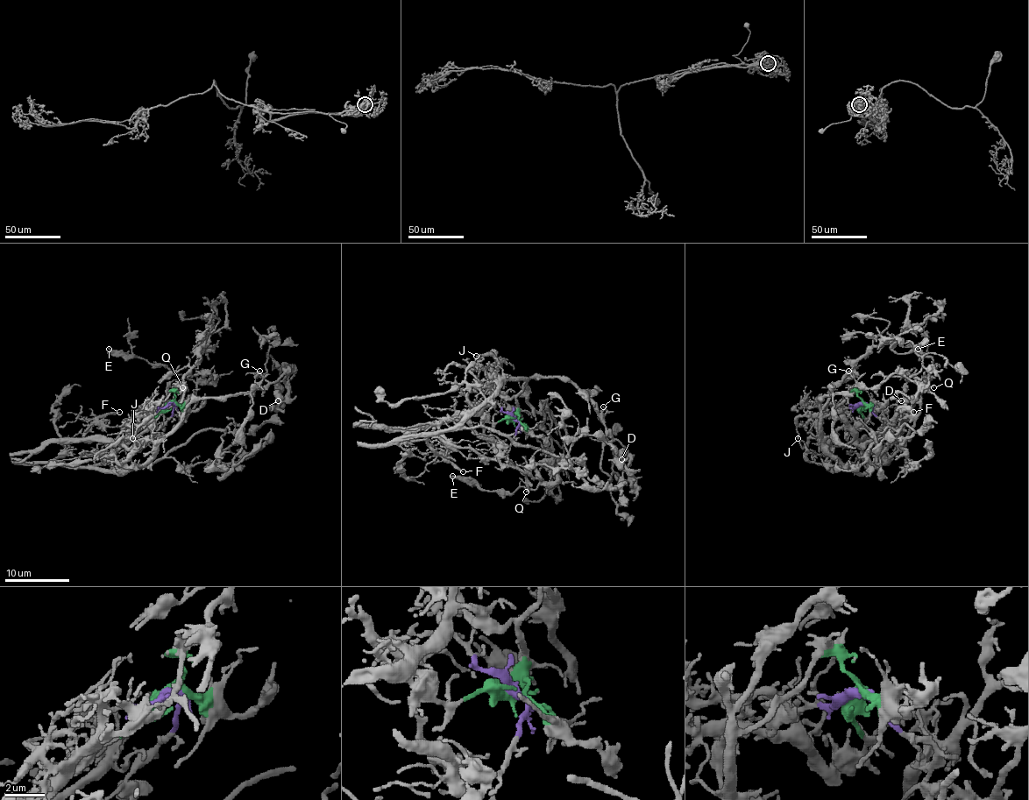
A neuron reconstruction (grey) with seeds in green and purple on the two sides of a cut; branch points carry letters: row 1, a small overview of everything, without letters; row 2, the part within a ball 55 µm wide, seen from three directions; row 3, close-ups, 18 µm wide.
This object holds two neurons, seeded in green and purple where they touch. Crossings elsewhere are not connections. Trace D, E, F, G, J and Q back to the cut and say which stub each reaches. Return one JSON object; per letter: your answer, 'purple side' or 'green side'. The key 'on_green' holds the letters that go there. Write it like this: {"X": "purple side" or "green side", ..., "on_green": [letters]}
{"D": "green side", "E": "green side", "F": "purple side", "G": "green side", "J": "purple side", "Q": "purple side", "on_green": ["D", "E", "G"]}

